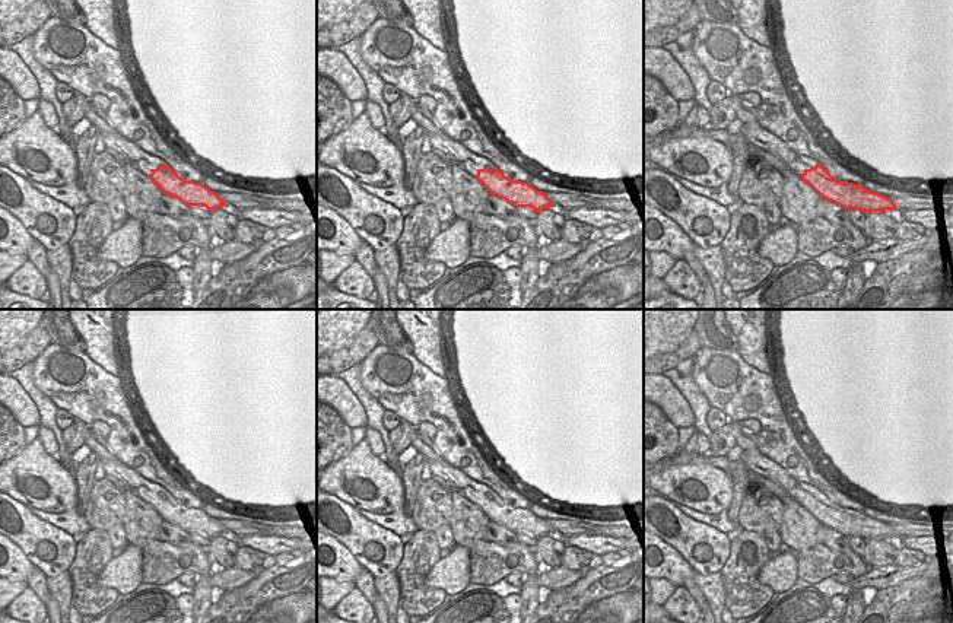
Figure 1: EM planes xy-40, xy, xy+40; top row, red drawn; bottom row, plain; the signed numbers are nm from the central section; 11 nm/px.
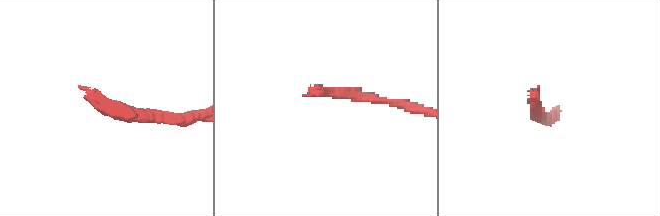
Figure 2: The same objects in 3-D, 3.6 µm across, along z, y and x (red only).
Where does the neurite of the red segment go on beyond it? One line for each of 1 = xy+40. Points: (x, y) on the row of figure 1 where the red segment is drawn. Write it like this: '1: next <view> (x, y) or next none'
1: next xy+40 (755, 134)

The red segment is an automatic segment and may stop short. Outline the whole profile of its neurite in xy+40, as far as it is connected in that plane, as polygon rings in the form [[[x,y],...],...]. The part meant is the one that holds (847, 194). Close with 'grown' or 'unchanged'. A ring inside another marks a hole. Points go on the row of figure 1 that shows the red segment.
[[[759,123],[743,124],[741,133],[749,144],[755,144],[781,159],[791,172],[807,182],[822,198],[845,210],[854,209],[863,213],[899,210],[893,200],[886,196],[833,178],[814,159],[794,153],[782,140],[762,128]]]; grown

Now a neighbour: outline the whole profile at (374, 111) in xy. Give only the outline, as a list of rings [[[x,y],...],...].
[[[366,101],[365,112],[374,128],[382,130],[385,127],[385,118],[378,104]]]

